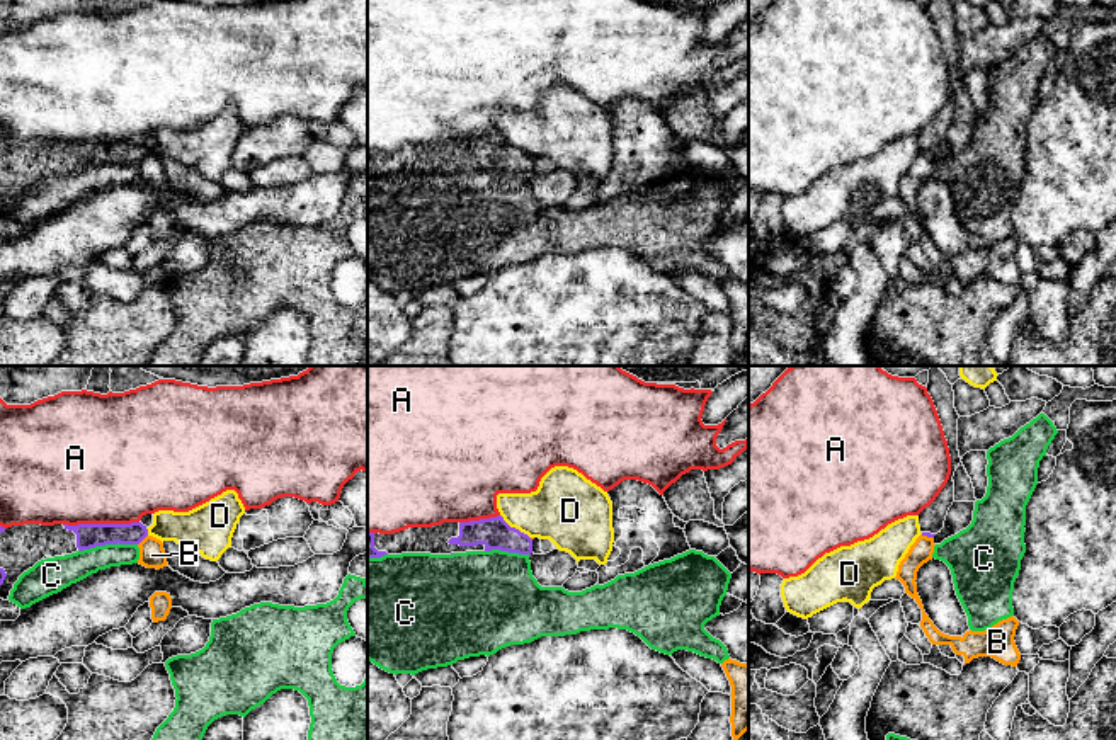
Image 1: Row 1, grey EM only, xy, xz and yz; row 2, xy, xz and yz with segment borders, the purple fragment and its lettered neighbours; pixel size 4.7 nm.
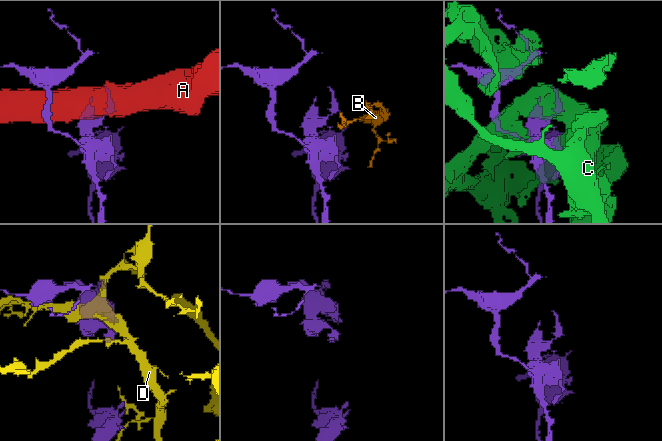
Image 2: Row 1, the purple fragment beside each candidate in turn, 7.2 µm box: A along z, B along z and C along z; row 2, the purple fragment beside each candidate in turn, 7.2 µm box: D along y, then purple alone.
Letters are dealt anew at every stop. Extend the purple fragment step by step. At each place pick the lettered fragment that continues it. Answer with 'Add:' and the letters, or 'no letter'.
Add: no letter

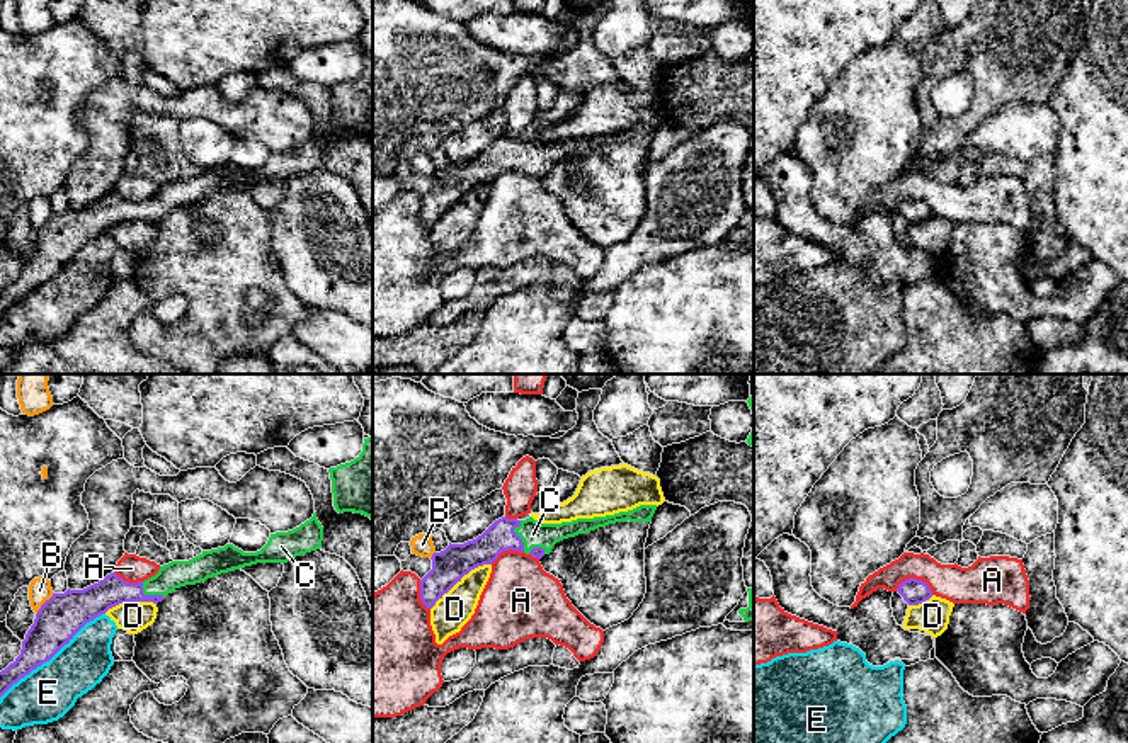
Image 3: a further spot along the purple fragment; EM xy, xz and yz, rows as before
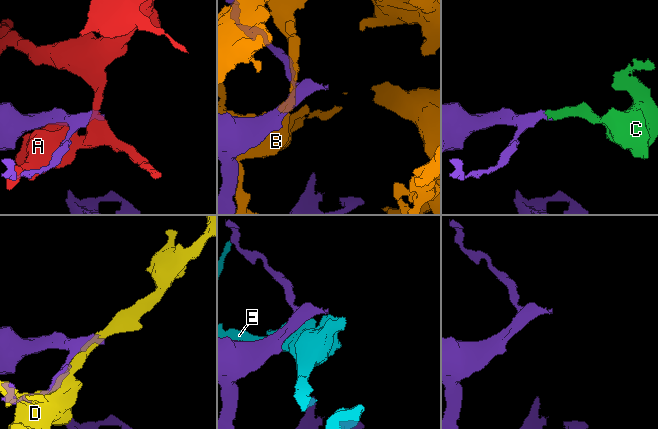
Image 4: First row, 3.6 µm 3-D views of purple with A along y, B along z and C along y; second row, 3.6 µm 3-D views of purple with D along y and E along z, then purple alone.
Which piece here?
Add: C

